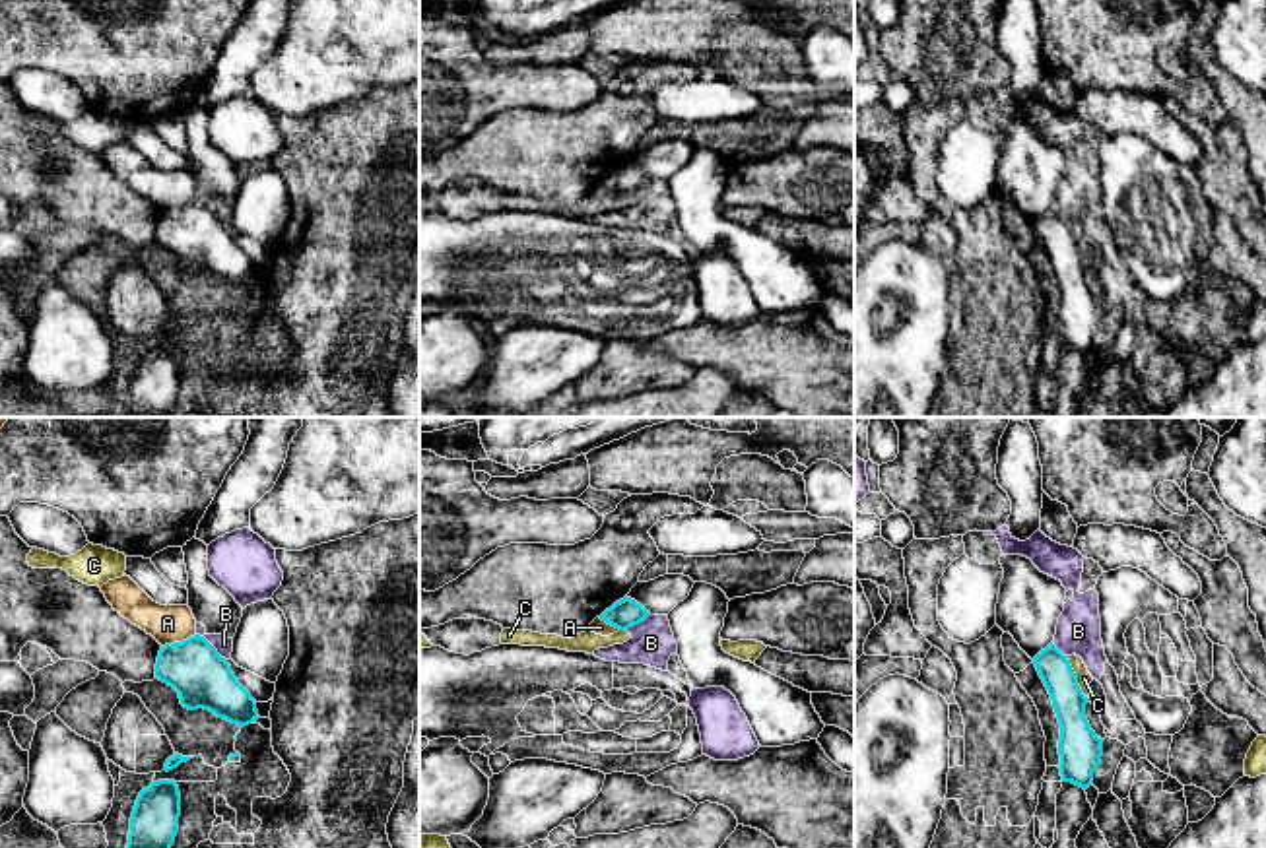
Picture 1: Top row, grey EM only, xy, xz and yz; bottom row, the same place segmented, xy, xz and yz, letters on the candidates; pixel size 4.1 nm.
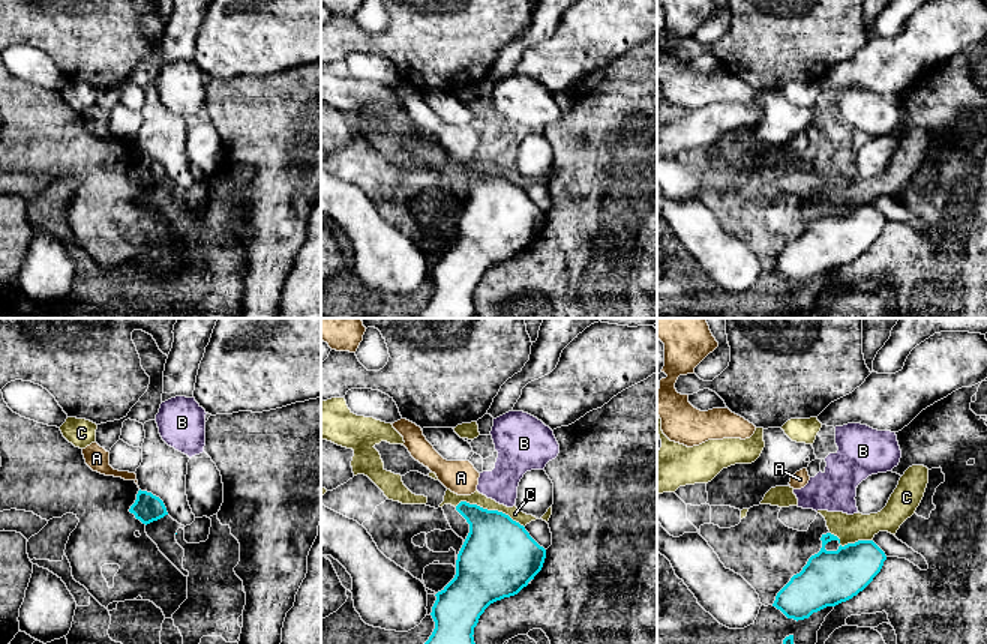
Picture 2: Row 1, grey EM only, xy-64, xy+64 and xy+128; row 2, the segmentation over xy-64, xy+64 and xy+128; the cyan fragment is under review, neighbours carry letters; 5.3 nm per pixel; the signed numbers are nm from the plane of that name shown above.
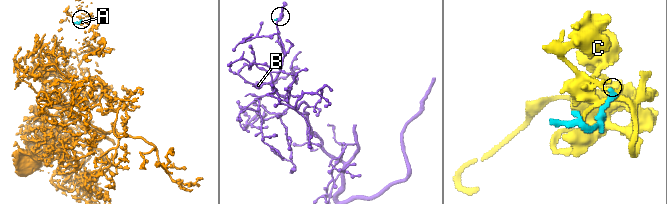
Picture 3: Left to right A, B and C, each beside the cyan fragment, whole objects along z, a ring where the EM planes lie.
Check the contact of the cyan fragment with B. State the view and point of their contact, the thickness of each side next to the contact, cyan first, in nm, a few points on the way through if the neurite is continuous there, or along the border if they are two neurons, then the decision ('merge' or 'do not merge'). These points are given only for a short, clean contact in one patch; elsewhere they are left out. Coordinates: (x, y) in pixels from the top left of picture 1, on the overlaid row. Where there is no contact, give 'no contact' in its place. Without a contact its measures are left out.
xy (212, 647) | 240/70 nm | along xy (197, 633), (226, 660) | do not merge

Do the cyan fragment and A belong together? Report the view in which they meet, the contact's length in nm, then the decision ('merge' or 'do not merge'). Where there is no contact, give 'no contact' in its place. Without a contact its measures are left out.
xy | 160 nm | do not merge

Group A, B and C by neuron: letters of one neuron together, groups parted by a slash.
A / B / C

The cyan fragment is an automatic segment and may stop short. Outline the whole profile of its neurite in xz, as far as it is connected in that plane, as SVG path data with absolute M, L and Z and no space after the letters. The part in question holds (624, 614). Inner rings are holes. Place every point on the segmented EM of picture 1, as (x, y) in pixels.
M623 598L606 609L600 619L619 631L627 631L629 627L643 623L649 615L650 613L641 603L631 598Z

